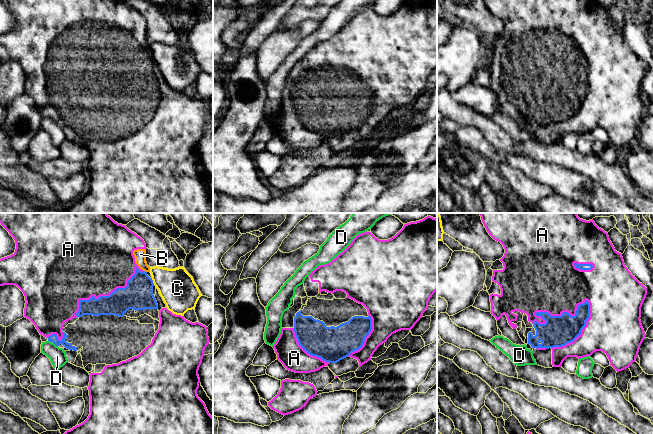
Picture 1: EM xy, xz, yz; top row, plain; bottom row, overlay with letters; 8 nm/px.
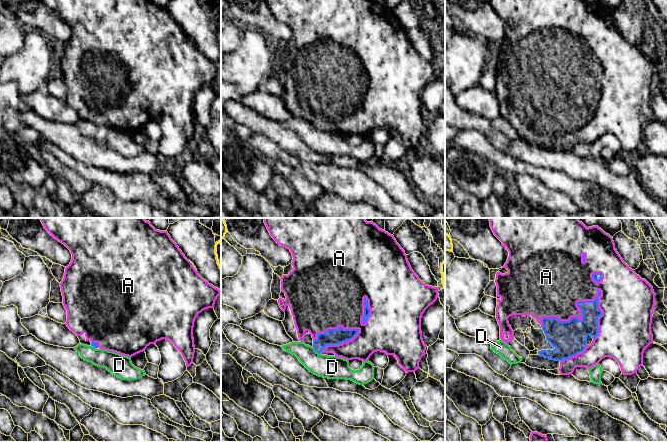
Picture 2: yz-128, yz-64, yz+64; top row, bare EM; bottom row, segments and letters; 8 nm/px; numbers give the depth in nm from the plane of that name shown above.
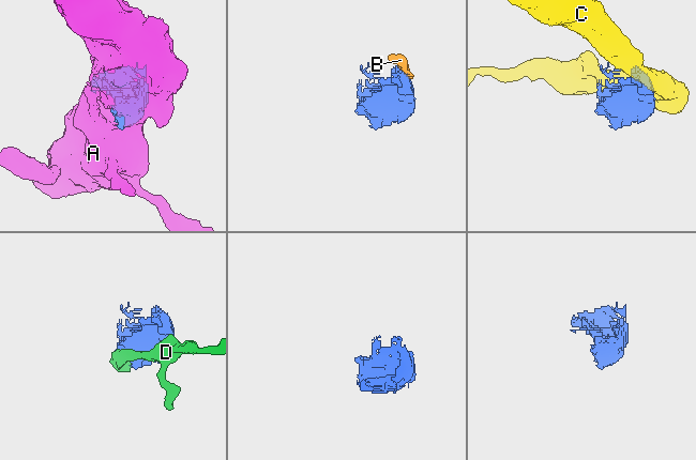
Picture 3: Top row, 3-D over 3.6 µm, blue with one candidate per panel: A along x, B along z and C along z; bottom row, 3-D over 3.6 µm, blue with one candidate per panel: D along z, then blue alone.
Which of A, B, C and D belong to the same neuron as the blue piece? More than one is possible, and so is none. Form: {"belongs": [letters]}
{"belongs": ["A", "B"]}

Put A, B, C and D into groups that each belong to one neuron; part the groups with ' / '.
A B / C / D

